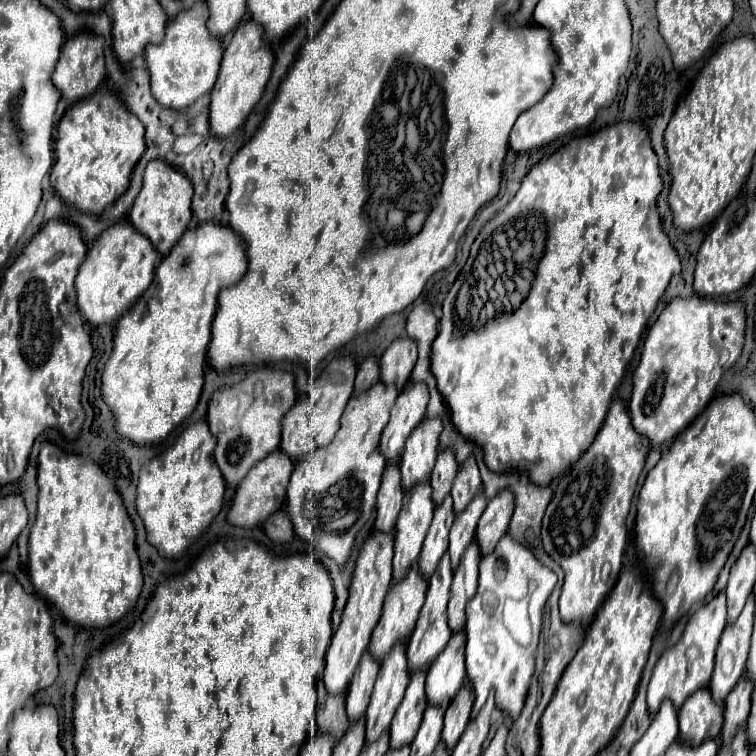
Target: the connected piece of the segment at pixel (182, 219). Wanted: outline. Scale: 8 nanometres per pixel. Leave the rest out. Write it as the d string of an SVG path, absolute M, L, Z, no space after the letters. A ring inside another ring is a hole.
M160 159L150 161L144 171L142 191L138 193L134 207L130 211L130 221L136 227L136 231L144 233L154 243L160 255L168 255L172 245L182 237L192 219L192 197L194 187L182 171Z

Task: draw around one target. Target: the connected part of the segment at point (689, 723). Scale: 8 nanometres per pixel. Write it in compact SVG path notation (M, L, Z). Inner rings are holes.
M708 687L698 689L678 711L680 741L700 745L706 739L718 739L724 725L724 707L712 699Z

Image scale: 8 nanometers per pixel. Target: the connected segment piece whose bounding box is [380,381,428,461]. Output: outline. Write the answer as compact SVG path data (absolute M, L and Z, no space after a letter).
M408 383L398 395L390 421L380 439L380 451L388 461L398 461L404 449L404 441L412 429L424 419L428 407L428 389L424 383Z

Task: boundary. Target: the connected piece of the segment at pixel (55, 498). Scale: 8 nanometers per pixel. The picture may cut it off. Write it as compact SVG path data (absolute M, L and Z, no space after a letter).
M52 441L40 445L38 455L38 515L28 541L28 573L36 593L54 603L68 623L80 627L108 627L122 619L142 591L142 569L136 553L136 531L112 479L88 457L66 453Z

